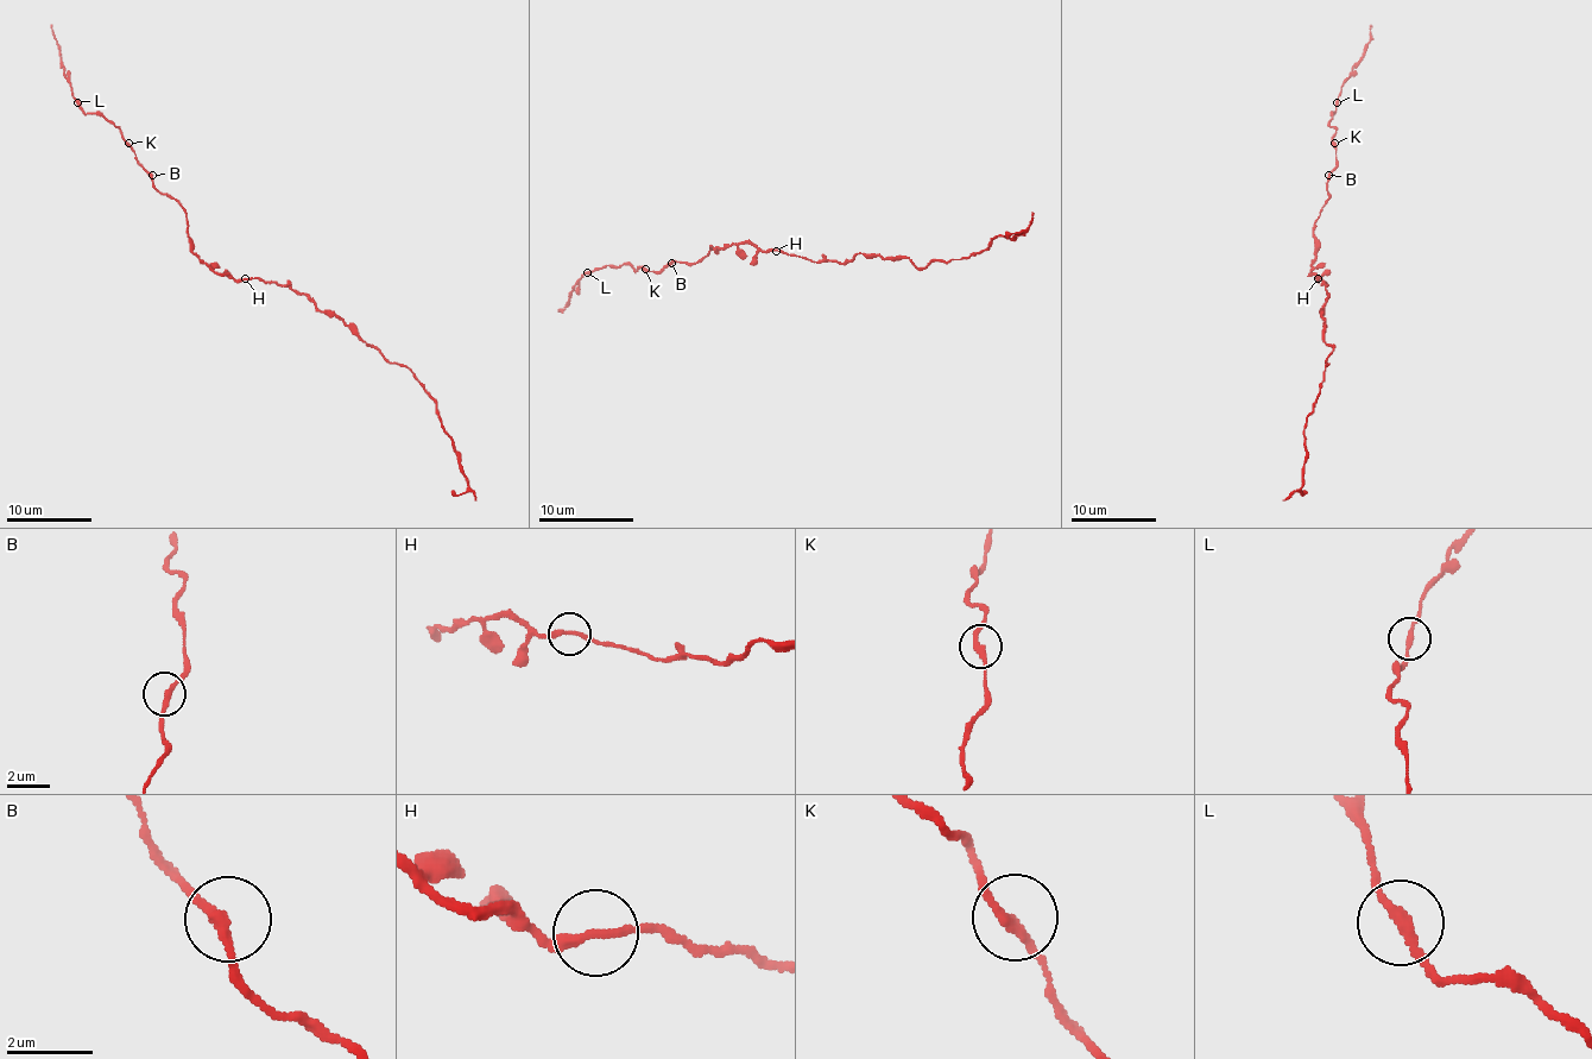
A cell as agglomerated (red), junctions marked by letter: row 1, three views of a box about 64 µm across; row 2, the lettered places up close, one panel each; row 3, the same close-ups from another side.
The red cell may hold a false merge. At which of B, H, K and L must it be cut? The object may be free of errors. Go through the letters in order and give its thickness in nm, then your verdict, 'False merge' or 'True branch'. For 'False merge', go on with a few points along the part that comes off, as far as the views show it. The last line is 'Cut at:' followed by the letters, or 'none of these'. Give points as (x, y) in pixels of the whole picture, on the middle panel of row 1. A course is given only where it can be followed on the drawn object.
B: Thickness 240 nm. True branch
H: Thickness 200 nm. True branch
K: Thickness 240 nm. True branch
L: Thickness 240 nm. True branch
Cut at: none of these

